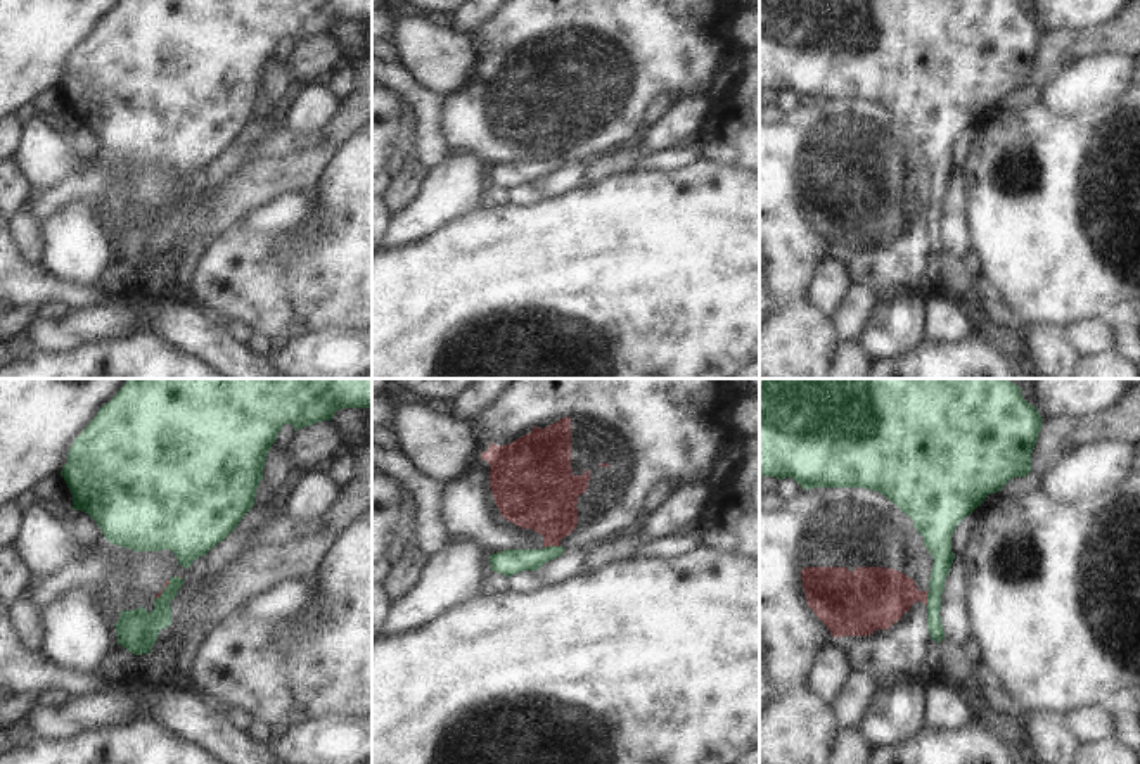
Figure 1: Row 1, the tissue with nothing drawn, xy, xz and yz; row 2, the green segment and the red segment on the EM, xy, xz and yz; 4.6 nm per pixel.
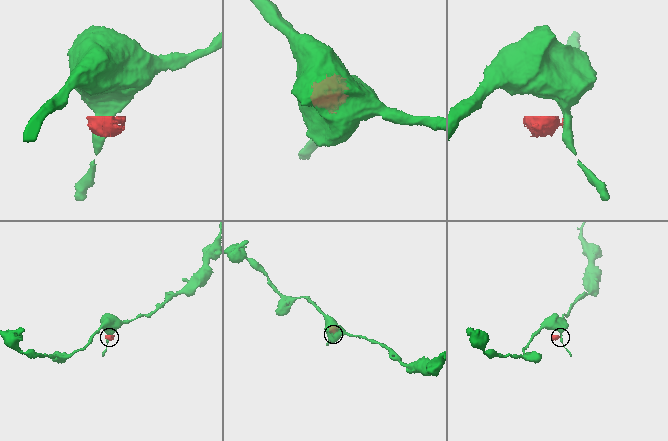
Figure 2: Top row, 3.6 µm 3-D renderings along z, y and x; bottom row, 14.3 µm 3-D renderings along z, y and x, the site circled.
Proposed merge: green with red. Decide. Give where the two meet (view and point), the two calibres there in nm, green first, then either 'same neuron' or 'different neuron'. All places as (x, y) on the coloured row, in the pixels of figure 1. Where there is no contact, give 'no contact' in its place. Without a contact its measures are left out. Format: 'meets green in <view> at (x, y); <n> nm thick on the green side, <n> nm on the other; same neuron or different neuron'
meets green in xz at (550, 547); 120 nm thick on the green side, 340 nm on the other; different neuron

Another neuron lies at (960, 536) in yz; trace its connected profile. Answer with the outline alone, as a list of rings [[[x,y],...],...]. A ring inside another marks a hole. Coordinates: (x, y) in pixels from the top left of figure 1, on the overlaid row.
[[[969,513],[955,527],[955,531],[951,534],[951,551],[955,555],[955,560],[960,560],[964,557],[974,525],[976,525],[976,515]]]

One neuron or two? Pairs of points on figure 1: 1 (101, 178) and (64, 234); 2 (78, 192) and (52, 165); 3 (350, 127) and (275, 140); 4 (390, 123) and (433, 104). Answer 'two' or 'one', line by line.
1: two
2: two
3: two
4: two

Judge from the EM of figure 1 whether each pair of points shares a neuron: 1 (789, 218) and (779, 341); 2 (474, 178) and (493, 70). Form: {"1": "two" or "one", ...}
{"1": "two", "2": "two"}

